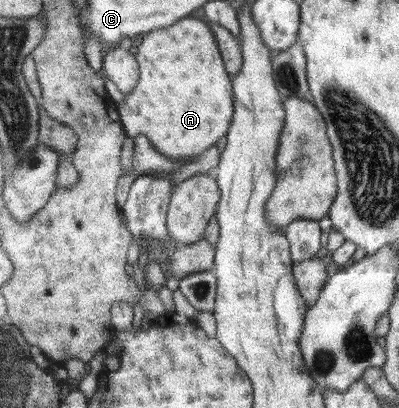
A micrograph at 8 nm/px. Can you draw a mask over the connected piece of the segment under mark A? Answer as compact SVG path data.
M188 17L170 27L148 32L135 54L141 71L139 84L124 97L125 105L119 110L127 135L132 139L140 134L147 135L156 149L170 159L198 157L212 147L216 139L224 137L228 123L231 123L233 97L218 50L214 34L200 19Z

